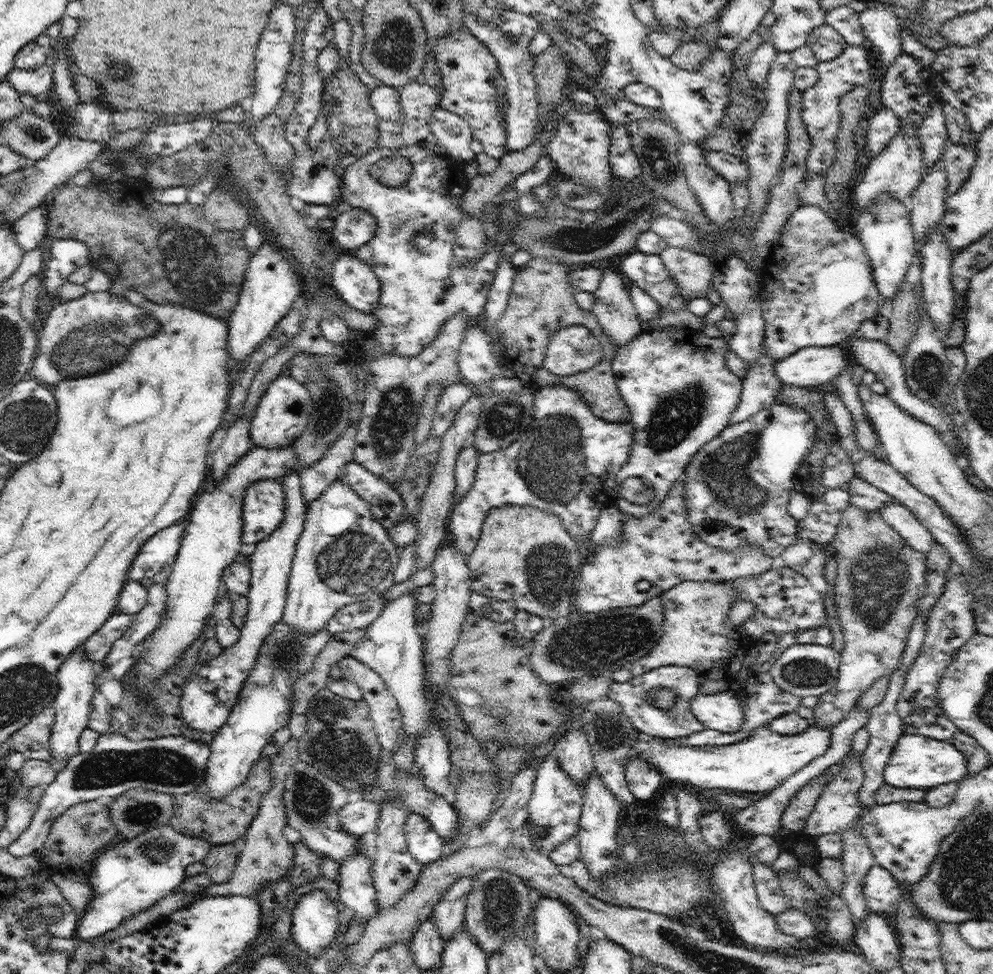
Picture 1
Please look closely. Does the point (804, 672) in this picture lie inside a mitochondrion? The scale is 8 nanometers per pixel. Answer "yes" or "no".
yes

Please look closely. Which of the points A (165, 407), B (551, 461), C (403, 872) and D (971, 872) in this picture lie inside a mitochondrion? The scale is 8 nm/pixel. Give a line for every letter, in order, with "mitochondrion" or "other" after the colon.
A: other
B: mitochondrion
C: mitochondrion
D: mitochondrion

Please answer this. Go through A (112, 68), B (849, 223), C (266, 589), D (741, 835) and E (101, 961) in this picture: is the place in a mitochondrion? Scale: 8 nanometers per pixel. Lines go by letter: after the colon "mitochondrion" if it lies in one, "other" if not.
A: mitochondrion
B: other
C: other
D: other
E: other

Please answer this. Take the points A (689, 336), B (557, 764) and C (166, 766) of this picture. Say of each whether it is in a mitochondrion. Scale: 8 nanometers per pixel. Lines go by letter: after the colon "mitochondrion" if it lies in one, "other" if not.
A: other
B: other
C: mitochondrion

